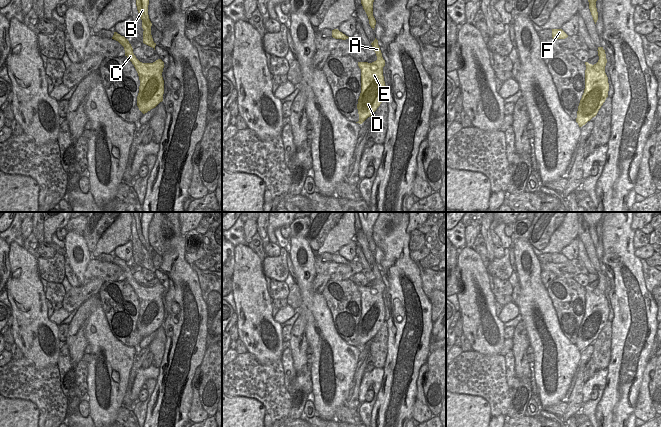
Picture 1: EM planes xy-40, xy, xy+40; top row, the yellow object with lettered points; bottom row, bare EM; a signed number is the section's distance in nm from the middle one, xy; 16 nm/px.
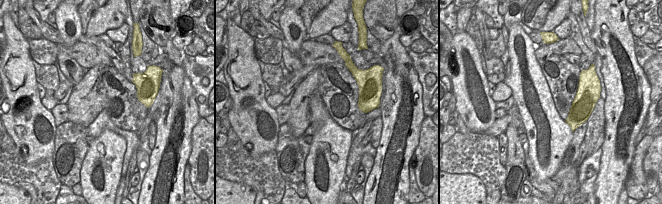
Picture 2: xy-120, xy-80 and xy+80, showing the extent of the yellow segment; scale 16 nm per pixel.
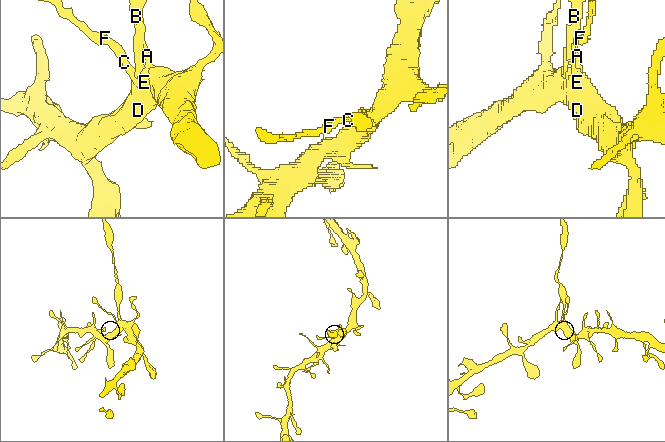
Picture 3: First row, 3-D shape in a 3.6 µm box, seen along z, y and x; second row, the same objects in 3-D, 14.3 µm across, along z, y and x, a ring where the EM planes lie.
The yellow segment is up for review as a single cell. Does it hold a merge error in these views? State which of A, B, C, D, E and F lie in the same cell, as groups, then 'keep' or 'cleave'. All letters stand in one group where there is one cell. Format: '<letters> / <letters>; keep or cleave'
A C D E F / B; cleave

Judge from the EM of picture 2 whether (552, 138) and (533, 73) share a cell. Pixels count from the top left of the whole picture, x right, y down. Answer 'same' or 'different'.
same

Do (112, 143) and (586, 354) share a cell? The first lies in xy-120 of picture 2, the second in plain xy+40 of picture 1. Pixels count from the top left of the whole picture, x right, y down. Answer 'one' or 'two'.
two

